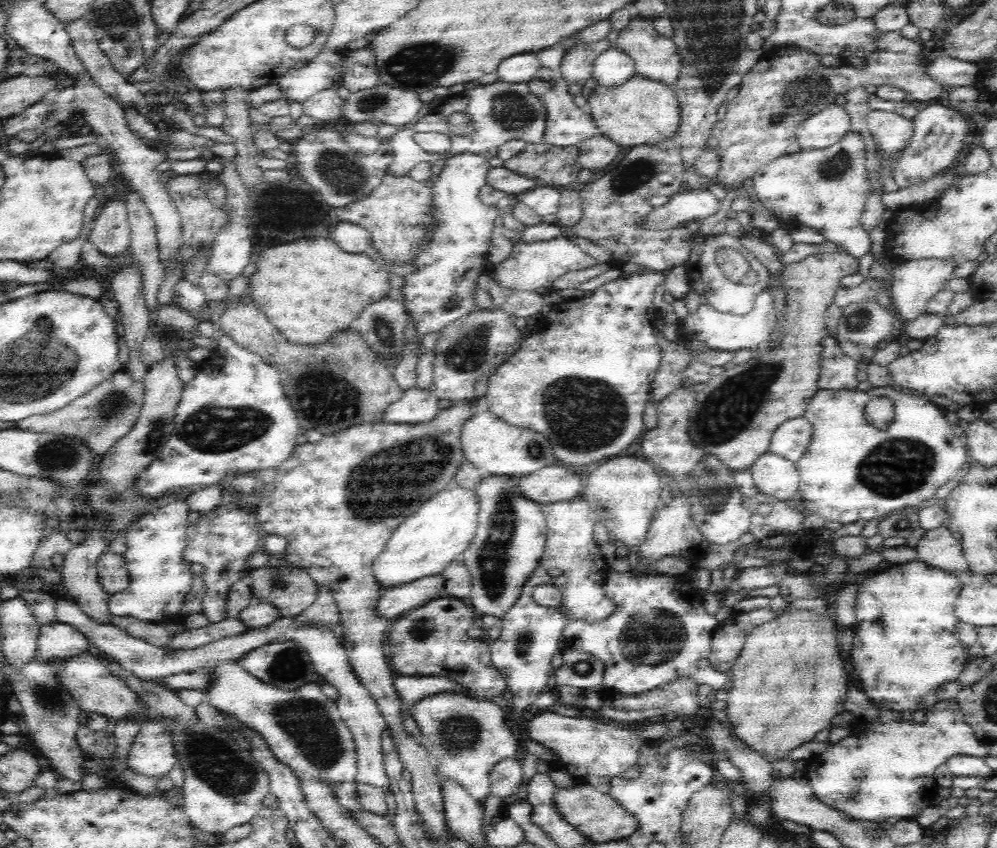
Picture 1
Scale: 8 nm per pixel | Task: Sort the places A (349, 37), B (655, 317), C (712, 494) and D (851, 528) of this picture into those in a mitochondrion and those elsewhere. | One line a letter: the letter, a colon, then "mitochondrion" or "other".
A: other
B: other
C: mitochondrion
D: other

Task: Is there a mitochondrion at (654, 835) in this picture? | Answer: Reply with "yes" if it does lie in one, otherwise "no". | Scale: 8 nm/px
no

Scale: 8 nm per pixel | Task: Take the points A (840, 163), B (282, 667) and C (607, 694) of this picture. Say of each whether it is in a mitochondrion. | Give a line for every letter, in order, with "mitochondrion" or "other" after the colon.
A: mitochondrion
B: mitochondrion
C: other

